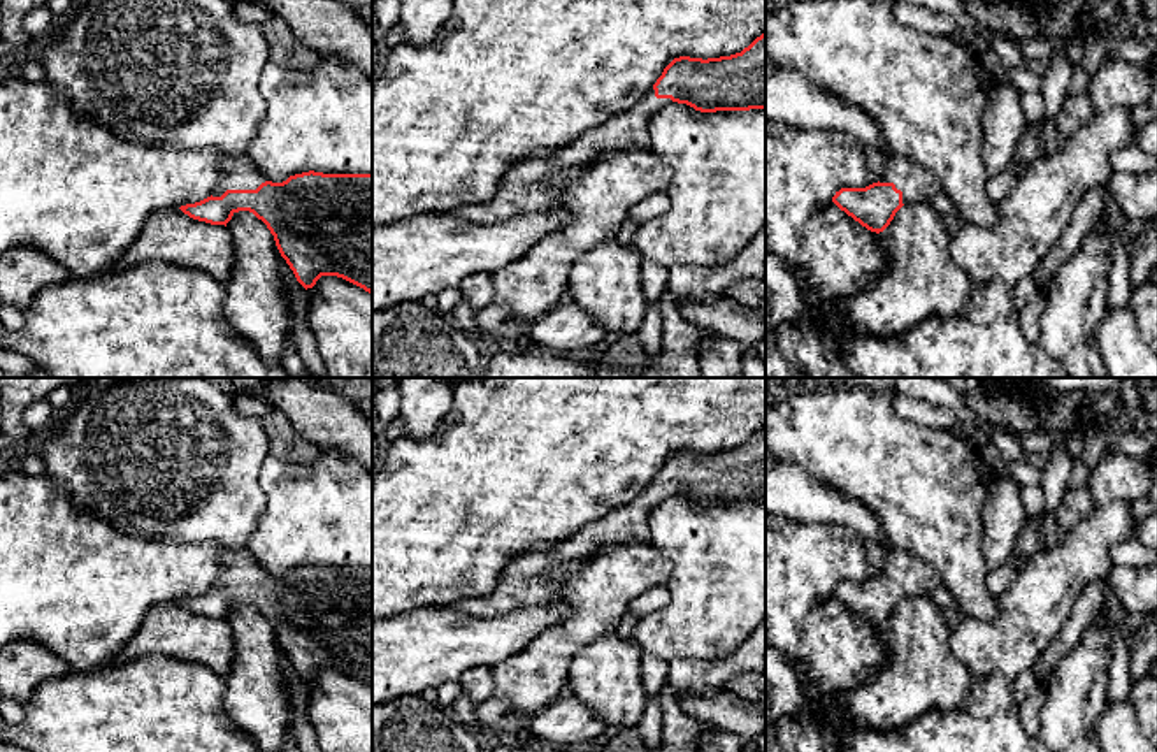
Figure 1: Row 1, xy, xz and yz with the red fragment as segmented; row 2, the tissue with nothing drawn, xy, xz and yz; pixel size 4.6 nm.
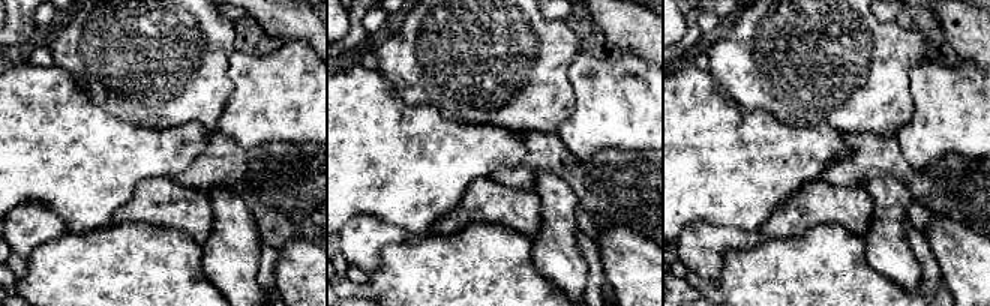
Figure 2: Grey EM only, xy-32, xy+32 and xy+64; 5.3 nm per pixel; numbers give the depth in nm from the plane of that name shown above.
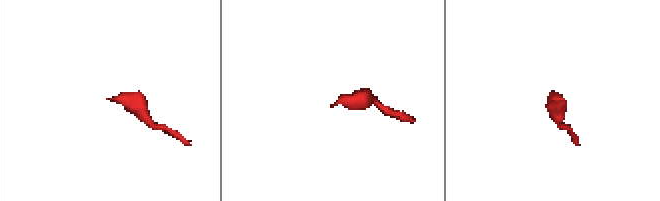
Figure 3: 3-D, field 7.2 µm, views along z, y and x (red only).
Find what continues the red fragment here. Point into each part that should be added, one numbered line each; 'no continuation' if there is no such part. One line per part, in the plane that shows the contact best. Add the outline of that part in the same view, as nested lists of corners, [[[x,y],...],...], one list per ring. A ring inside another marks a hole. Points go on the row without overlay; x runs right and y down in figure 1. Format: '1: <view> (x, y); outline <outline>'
1: xy (236, 566); outline [[[223,548],[219,557],[219,575],[212,583],[212,590],[221,590],[226,583],[256,583],[267,569],[253,557],[248,548]]]

